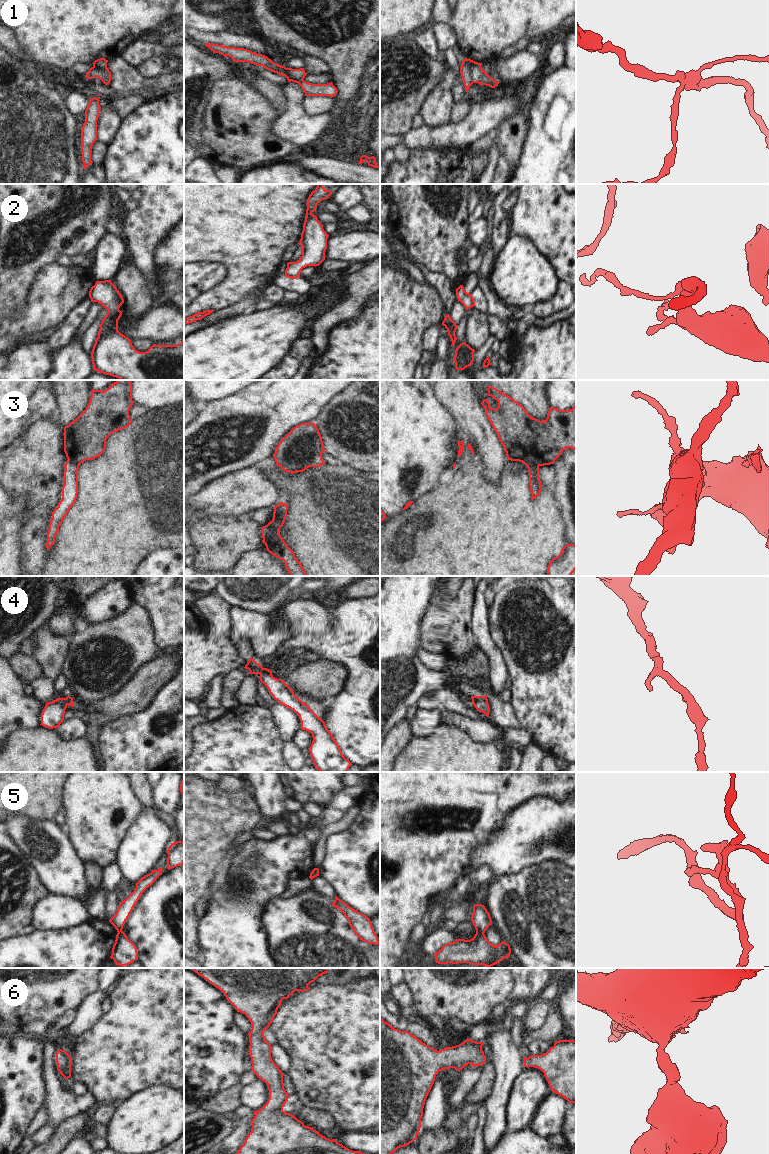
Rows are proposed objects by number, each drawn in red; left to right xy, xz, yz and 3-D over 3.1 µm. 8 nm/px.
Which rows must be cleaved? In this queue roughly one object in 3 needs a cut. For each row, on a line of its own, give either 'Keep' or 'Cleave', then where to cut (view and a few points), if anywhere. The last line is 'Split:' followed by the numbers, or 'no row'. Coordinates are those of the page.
1: Cleave. Split along xz (285, 68), (288, 75), (294, 80), (302, 79)
2: Keep. No split
3: Cleave. Split along xz (266, 525), (271, 530), (271, 533), (263, 539)
4: Keep. No split
5: Cleave. Split along yz (476, 930), (483, 933)
6: Keep. No split
Split: 1, 3, 5

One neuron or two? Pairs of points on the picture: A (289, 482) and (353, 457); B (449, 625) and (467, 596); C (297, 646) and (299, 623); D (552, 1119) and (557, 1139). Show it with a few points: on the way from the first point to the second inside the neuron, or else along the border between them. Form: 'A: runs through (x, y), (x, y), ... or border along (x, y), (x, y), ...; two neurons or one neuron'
A: border along (340, 462), (362, 471); two neurons
B: runs through (453, 618), (462, 603); one neuron
C: border along (321, 632), (291, 634); two neurons
D: border along (562, 1133), (556, 1133), (547, 1138); two neurons

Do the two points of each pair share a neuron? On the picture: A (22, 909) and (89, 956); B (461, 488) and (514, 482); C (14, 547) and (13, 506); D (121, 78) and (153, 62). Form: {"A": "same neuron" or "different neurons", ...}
{"A": "different neurons", "B": "same neuron", "C": "same neuron", "D": "different neurons"}

